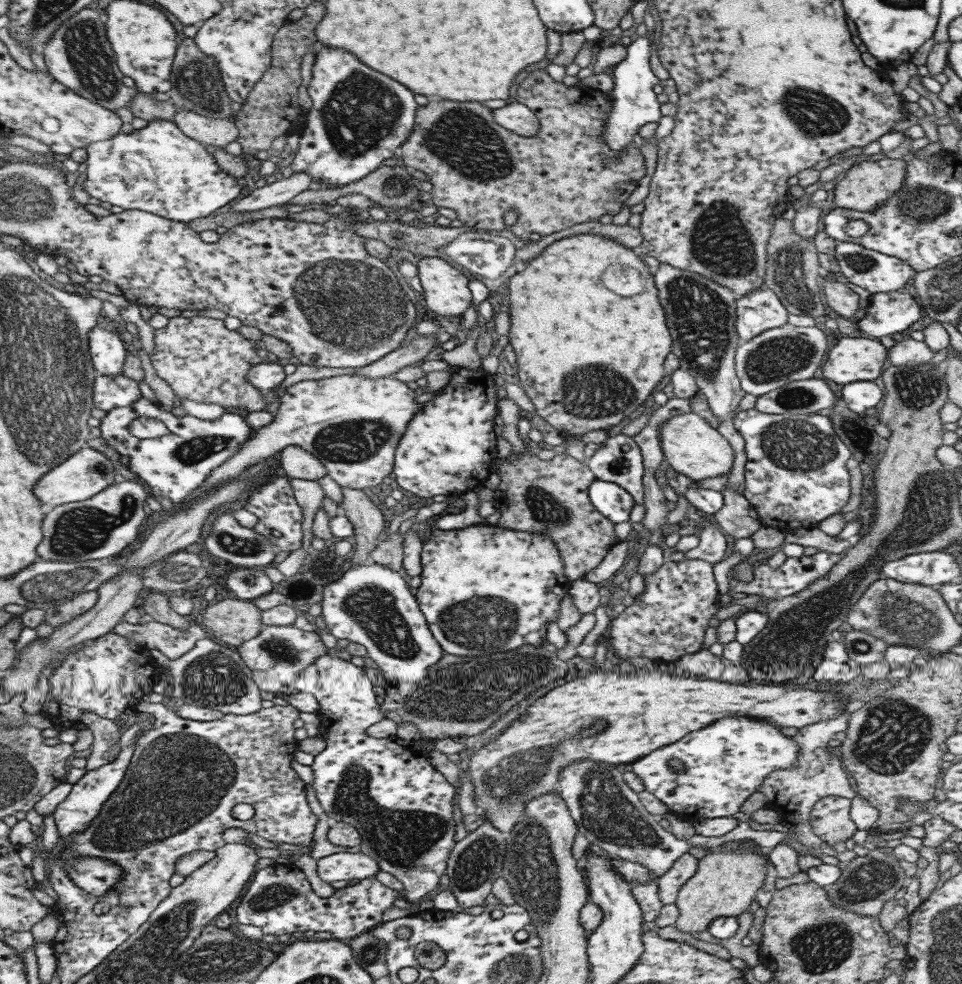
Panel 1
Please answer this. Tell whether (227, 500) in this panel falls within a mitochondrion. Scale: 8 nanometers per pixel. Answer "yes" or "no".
no

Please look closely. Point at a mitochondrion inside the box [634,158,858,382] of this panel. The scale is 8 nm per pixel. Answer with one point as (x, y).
(719, 241)

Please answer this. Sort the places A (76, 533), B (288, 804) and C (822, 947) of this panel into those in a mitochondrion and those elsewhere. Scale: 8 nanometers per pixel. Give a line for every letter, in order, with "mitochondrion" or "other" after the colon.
A: mitochondrion
B: other
C: mitochondrion

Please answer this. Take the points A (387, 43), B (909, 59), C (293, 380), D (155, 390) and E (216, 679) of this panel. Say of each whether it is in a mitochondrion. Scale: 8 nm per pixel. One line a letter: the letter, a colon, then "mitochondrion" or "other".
A: other
B: other
C: other
D: other
E: mitochondrion

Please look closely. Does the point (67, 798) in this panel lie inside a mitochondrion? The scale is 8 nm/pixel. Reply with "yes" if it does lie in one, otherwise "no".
no

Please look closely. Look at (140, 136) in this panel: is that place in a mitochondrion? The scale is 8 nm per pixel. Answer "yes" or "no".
no

